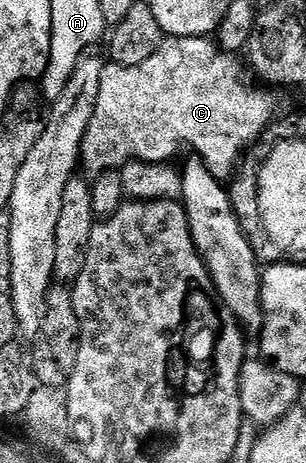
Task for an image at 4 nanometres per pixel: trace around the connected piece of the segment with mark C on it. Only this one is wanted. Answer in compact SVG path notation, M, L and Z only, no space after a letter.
M167 36L160 44L160 48L151 58L137 66L123 66L108 63L101 74L101 91L97 94L97 106L93 114L93 122L89 122L89 130L85 130L83 145L79 151L82 171L87 171L88 177L100 176L102 172L122 169L123 165L133 160L149 162L150 164L165 164L174 161L174 156L188 144L194 155L205 162L205 166L221 182L227 182L234 177L242 159L247 155L250 147L255 141L263 137L263 133L271 127L275 116L275 104L262 92L262 87L254 88L251 85L252 77L245 67L244 61L238 55L224 52L214 39L206 36Z

